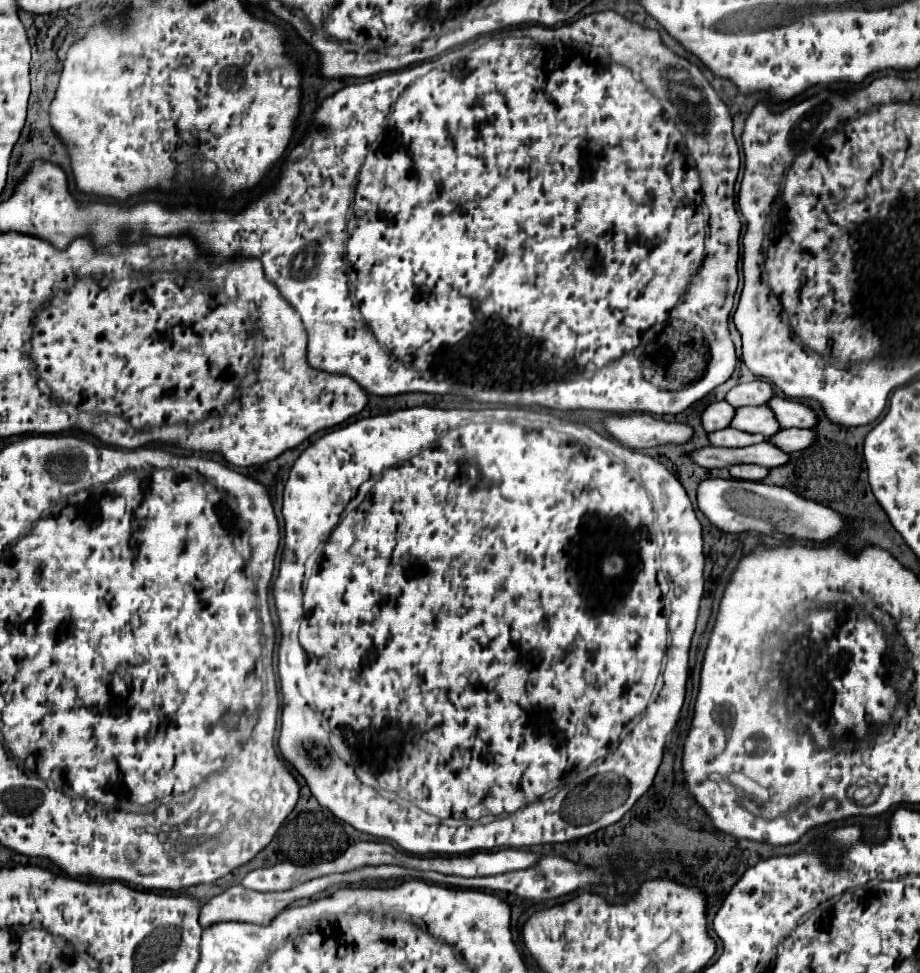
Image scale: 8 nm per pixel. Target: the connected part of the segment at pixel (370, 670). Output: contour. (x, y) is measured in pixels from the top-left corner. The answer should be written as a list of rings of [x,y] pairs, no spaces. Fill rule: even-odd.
[[[470,399],[460,405],[462,407],[452,409],[423,405],[398,409],[386,415],[366,417],[336,431],[330,431],[322,435],[316,443],[312,443],[296,459],[284,487],[282,513],[286,523],[286,537],[280,573],[274,581],[274,599],[280,613],[282,629],[282,643],[278,653],[278,675],[282,679],[284,693],[282,727],[278,739],[282,755],[290,759],[300,775],[308,781],[310,791],[318,799],[318,803],[328,807],[338,819],[350,823],[358,831],[382,837],[394,846],[398,845],[401,850],[416,855],[462,855],[496,847],[518,849],[544,843],[564,843],[576,837],[586,837],[620,821],[624,813],[630,811],[634,803],[650,789],[662,761],[666,737],[678,721],[688,679],[690,639],[696,627],[700,597],[704,593],[702,525],[692,509],[684,487],[662,463],[622,446],[610,436],[602,425],[602,419],[610,413],[596,409],[550,409],[542,405],[482,403]],[[341,515],[342,518],[345,515],[346,517],[338,525]],[[323,543],[318,569],[310,575],[306,591],[302,595],[304,563]],[[662,571],[666,575],[670,591],[660,577]],[[292,625],[324,625],[324,629],[292,629]],[[294,637],[298,637],[300,653],[304,653],[308,661],[284,661],[284,657],[288,657],[290,639],[294,641]],[[326,721],[332,733],[338,735],[354,751],[354,761],[350,761],[352,765],[342,761],[332,751],[330,733],[324,727]],[[612,737],[620,737],[620,743],[614,745]],[[318,751],[326,751],[326,761],[330,761],[330,765],[318,763]],[[354,765],[364,765],[366,771],[372,773],[372,777],[378,781],[378,787],[394,793],[394,797],[384,797],[380,791],[376,791],[376,787],[362,785],[354,771]],[[484,815],[494,815],[498,819],[484,825],[446,825],[446,819],[476,821]]]

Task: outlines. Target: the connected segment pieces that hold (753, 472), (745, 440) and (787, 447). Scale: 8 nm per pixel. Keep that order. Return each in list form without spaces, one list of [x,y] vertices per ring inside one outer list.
[[[732,465],[728,471],[734,479],[750,479],[750,481],[762,481],[768,473],[768,469],[760,465]]]
[[[730,427],[708,433],[710,445],[716,445],[716,447],[748,447],[748,445],[762,443],[764,439],[766,439],[764,435],[752,435],[752,433],[744,433],[744,431],[730,429]]]
[[[780,429],[766,441],[772,441],[784,453],[792,453],[792,451],[806,449],[808,445],[814,443],[814,439],[816,439],[816,435],[812,429]]]

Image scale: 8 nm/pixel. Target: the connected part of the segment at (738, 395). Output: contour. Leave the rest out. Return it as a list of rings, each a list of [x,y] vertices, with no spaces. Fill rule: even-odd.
[[[756,379],[752,383],[742,383],[736,385],[726,393],[726,401],[734,407],[744,407],[744,405],[766,405],[768,399],[774,395],[772,385],[764,379]]]

